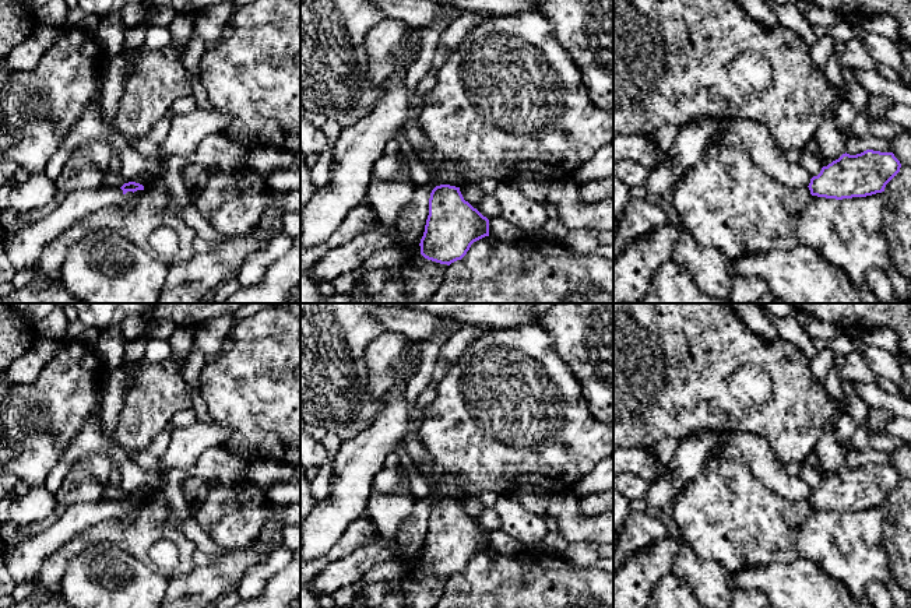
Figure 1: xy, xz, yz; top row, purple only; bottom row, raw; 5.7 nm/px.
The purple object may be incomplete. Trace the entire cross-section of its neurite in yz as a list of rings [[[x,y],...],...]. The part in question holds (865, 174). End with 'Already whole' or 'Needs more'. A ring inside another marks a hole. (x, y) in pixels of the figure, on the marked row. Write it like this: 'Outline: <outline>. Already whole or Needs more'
Outline: [[[866,150],[857,155],[843,154],[838,159],[823,166],[817,176],[809,183],[812,196],[826,198],[866,197],[884,191],[886,184],[900,172],[901,164],[893,152]]]. Already whole

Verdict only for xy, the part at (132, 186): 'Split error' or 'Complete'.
Split error

